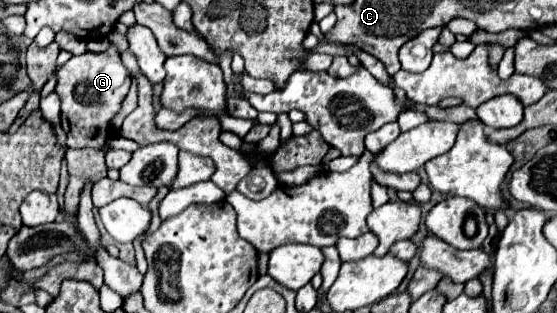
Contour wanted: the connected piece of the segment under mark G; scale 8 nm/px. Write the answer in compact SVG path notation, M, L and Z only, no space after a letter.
M111 45L105 53L85 53L71 57L57 71L57 77L59 81L55 93L61 97L61 127L67 133L67 147L107 149L111 137L111 121L119 113L131 85L129 73L119 59L119 51Z

